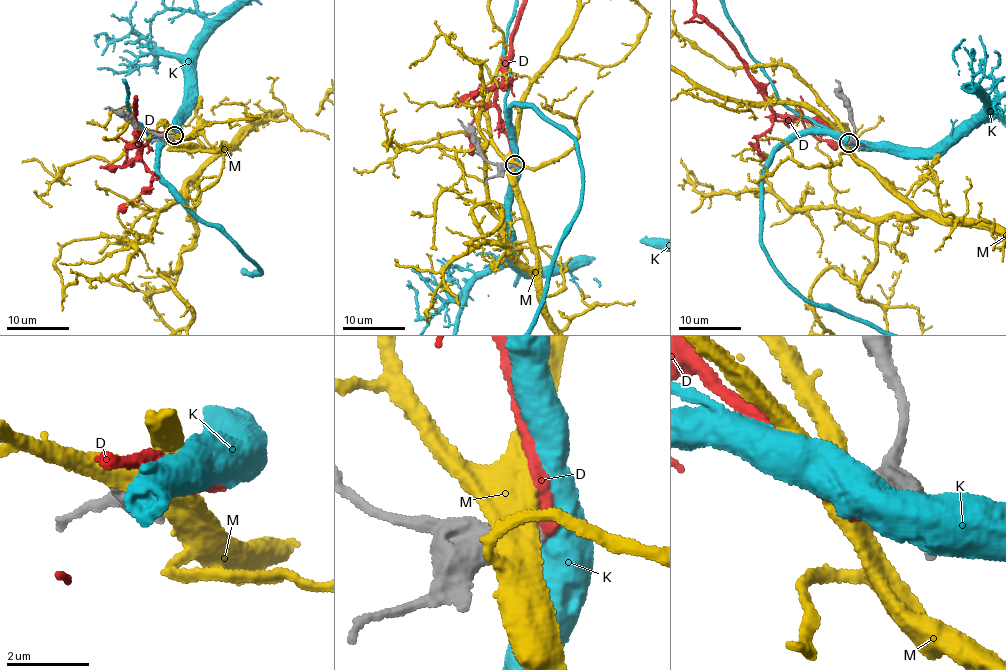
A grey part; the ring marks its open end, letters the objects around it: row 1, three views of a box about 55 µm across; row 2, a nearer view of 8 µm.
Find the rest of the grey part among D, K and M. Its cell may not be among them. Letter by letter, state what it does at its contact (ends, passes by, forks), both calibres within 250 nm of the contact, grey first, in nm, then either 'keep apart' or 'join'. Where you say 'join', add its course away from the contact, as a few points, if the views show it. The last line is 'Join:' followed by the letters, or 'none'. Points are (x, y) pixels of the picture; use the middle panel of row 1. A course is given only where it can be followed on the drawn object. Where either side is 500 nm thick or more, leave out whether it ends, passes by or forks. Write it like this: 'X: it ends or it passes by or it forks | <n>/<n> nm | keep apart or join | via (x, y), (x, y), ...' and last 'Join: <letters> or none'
D: it ends | 440/360 nm | keep apart
K: 460/650 nm | keep apart
M: 650/550 nm | keep apart
Join: none

